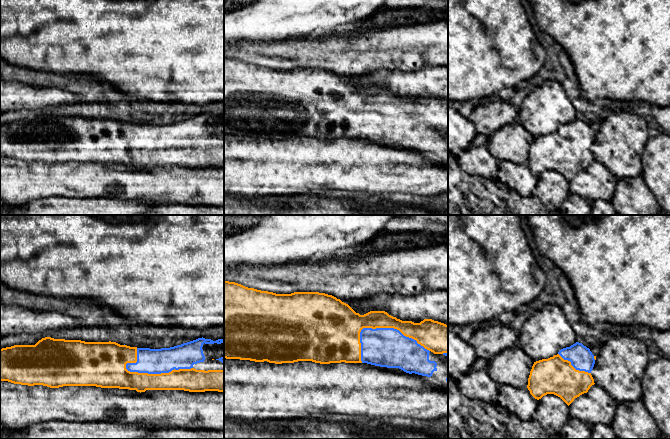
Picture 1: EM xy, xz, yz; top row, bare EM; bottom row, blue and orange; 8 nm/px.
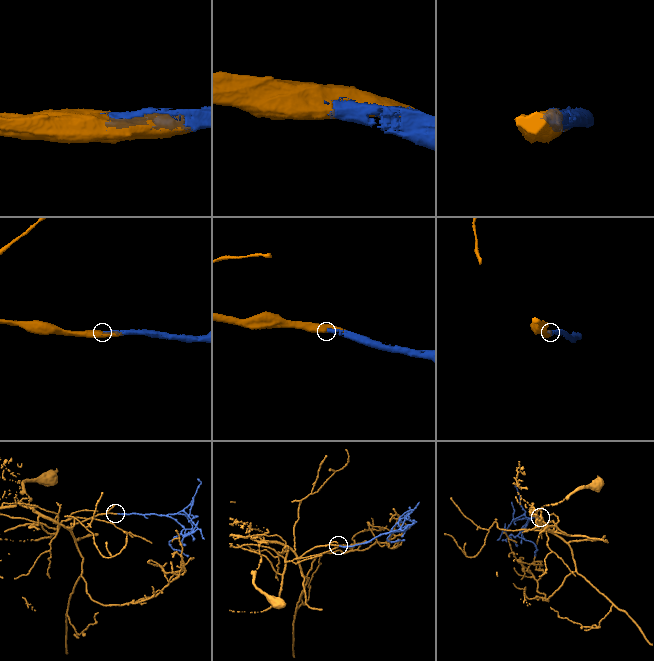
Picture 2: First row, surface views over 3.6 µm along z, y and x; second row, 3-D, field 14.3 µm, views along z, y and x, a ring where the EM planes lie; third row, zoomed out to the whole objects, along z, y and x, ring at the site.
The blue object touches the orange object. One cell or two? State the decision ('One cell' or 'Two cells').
One cell

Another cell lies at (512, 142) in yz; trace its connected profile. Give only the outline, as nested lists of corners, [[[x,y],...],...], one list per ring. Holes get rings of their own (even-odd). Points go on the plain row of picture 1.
[[[511,123],[499,128],[489,138],[489,152],[499,161],[526,164],[534,137],[520,124]]]

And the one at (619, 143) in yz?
[[[615,112],[601,116],[600,129],[591,147],[594,159],[608,168],[617,179],[642,175],[642,153],[649,139],[648,129],[643,113]]]

